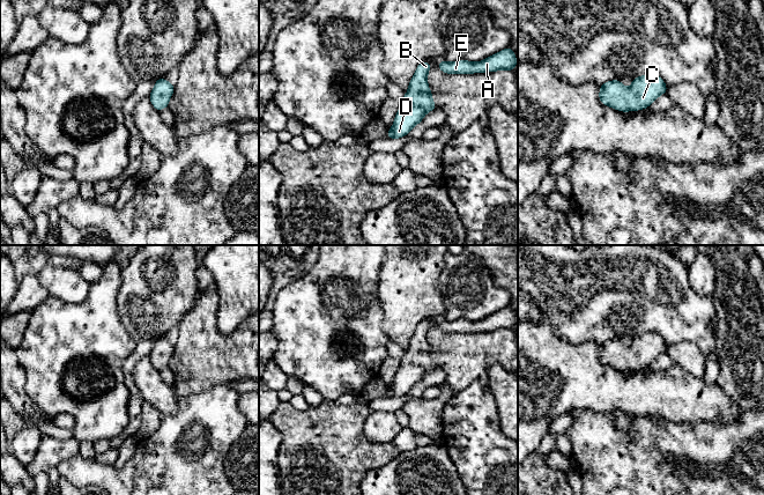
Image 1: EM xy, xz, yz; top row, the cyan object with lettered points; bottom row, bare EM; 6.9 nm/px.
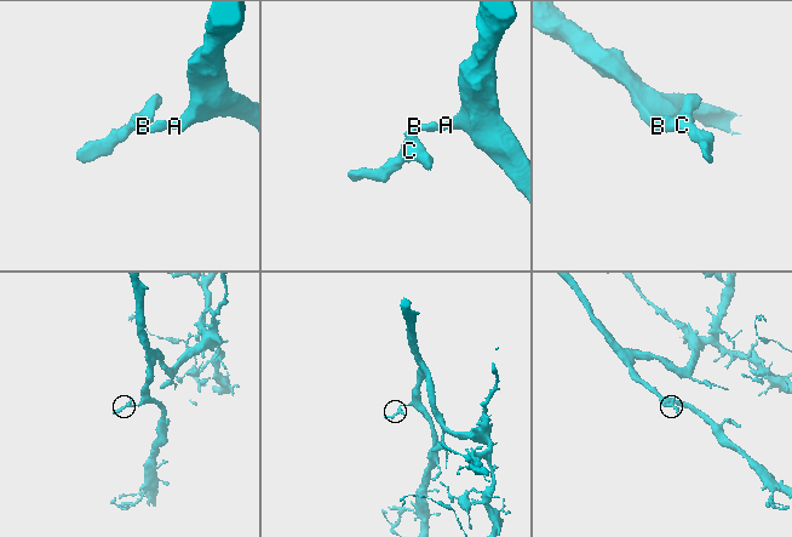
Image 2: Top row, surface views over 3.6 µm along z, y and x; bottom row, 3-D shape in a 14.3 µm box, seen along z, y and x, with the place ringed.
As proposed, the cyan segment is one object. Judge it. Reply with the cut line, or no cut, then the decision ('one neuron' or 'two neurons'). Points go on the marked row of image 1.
no cut; one neuron

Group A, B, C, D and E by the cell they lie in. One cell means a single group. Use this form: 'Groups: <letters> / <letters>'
Groups: A B C D E

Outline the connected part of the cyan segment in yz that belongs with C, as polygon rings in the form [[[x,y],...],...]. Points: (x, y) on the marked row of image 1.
[[[657,73],[635,77],[629,88],[621,80],[600,84],[599,99],[618,111],[638,111],[648,108],[660,95],[667,93],[667,86]]]

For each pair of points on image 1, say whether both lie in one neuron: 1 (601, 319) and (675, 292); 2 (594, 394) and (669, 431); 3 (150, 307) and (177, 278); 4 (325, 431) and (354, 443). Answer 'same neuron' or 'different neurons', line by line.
1: same neuron
2: different neurons
3: same neuron
4: same neuron

